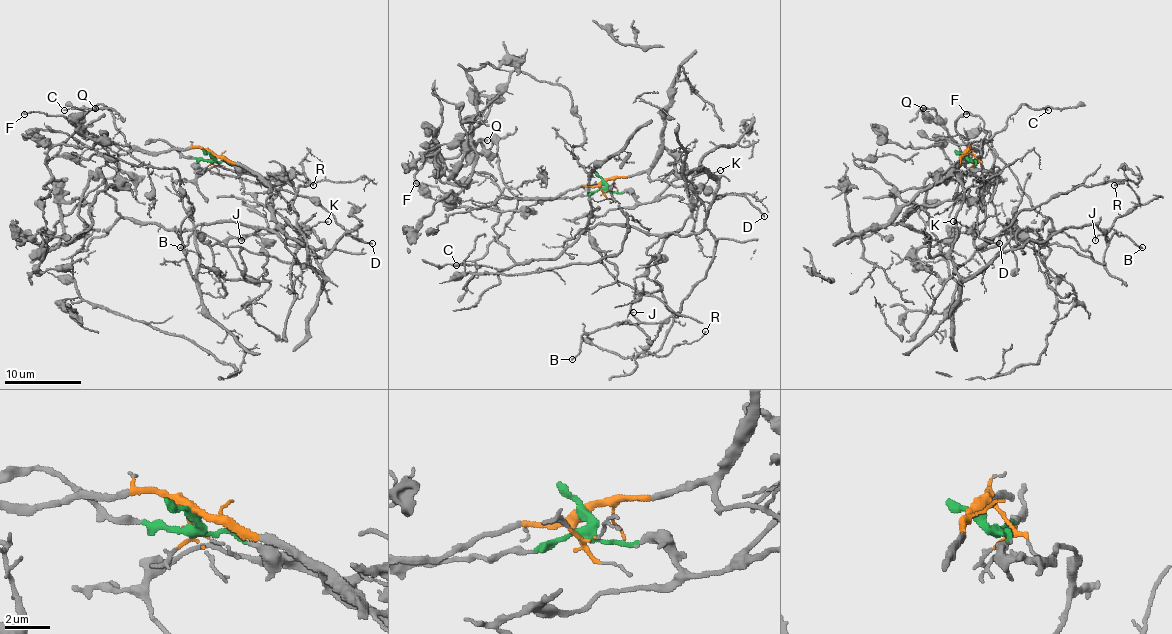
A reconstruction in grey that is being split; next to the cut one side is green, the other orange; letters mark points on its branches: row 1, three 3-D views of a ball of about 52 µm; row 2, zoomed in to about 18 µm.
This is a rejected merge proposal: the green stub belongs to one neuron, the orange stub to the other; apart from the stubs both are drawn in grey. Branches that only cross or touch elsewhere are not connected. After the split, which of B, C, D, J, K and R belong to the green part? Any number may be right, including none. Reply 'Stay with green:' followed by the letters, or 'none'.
Stay with green: B, J, K, R

